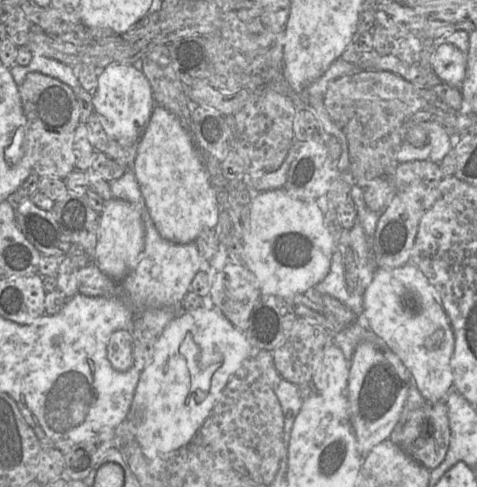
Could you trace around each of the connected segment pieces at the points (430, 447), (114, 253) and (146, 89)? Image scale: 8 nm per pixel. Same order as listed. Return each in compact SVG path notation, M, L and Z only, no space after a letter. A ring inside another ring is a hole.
M443 401L427 402L407 418L400 434L400 447L424 467L432 470L445 458L450 443L450 425L447 406Z
M113 197L105 201L104 208L100 213L94 263L112 280L121 283L135 266L144 248L144 239L145 228L139 212L129 202Z
M112 62L103 69L92 92L93 112L97 115L106 134L123 146L137 145L156 103L149 81L139 69L139 63L120 64Z

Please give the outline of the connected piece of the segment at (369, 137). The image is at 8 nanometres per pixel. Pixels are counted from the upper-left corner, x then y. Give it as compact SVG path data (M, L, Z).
M364 69L333 80L328 86L324 104L347 138L348 172L353 183L364 188L376 178L391 177L399 164L397 155L403 141L406 119L437 100L434 90L417 86L386 70Z

